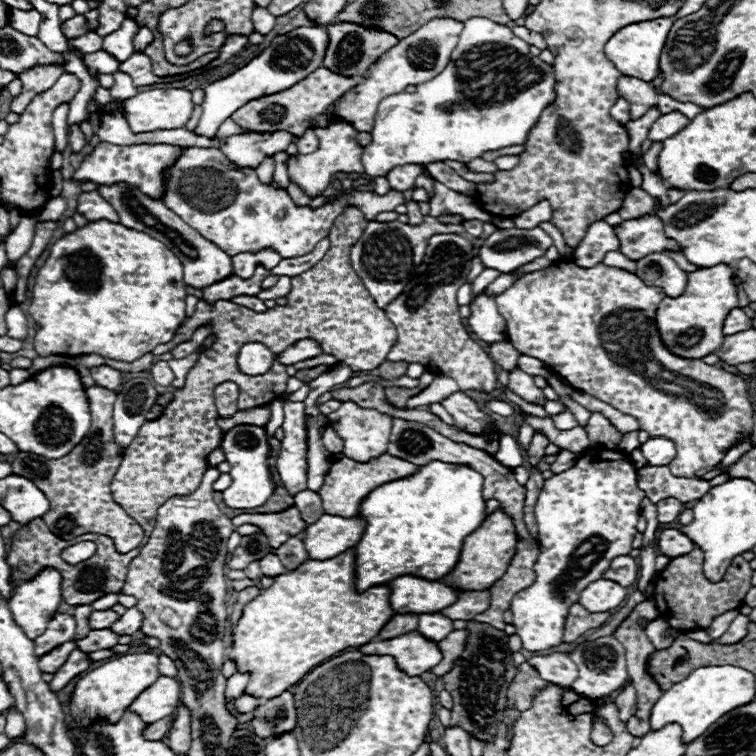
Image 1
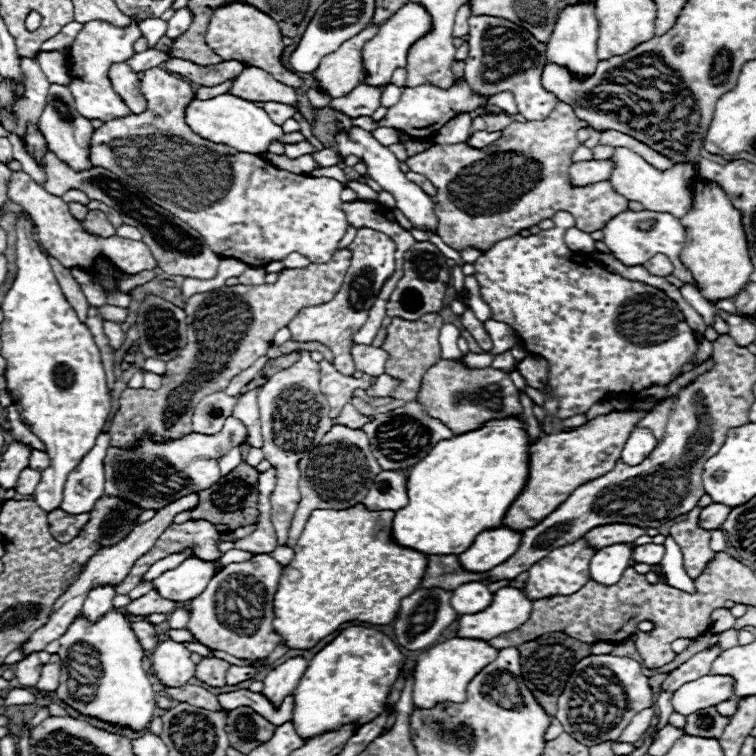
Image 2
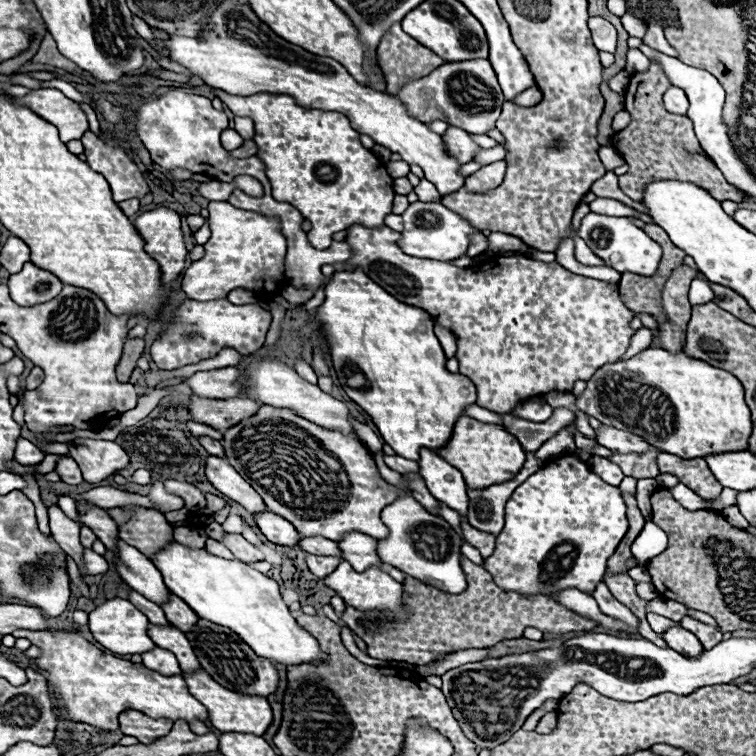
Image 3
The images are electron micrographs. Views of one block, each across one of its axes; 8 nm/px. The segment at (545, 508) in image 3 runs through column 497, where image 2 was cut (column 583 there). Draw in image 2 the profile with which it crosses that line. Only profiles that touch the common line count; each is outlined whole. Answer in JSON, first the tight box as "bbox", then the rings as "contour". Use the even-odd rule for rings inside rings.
{"bbox":[524,538,594,600],"contour":[[[580,538],[574,544],[568,544],[568,546],[552,550],[544,560],[540,560],[536,566],[532,566],[528,570],[530,578],[528,578],[526,586],[524,586],[526,596],[530,600],[536,600],[536,598],[550,596],[550,594],[572,594],[572,592],[578,592],[588,580],[588,562],[590,562],[592,554],[594,554],[594,550],[586,548],[584,538]]]}

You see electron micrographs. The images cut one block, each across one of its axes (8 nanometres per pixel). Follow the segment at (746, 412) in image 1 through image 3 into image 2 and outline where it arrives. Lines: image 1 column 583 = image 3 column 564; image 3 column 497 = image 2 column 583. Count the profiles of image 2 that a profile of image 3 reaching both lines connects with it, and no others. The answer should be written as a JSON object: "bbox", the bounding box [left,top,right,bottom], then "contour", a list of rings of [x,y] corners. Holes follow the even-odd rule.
{"bbox":[474,212,696,418],"contour":[[[556,212],[552,221],[554,228],[542,230],[536,236],[500,240],[474,264],[480,286],[478,294],[492,308],[494,320],[510,324],[528,352],[548,360],[544,410],[556,418],[568,418],[588,412],[588,408],[604,400],[608,392],[640,392],[652,382],[666,384],[696,352],[696,334],[686,324],[678,304],[660,288],[610,274],[592,260],[572,252],[564,244],[564,228],[574,226],[574,216],[570,212]]]}

